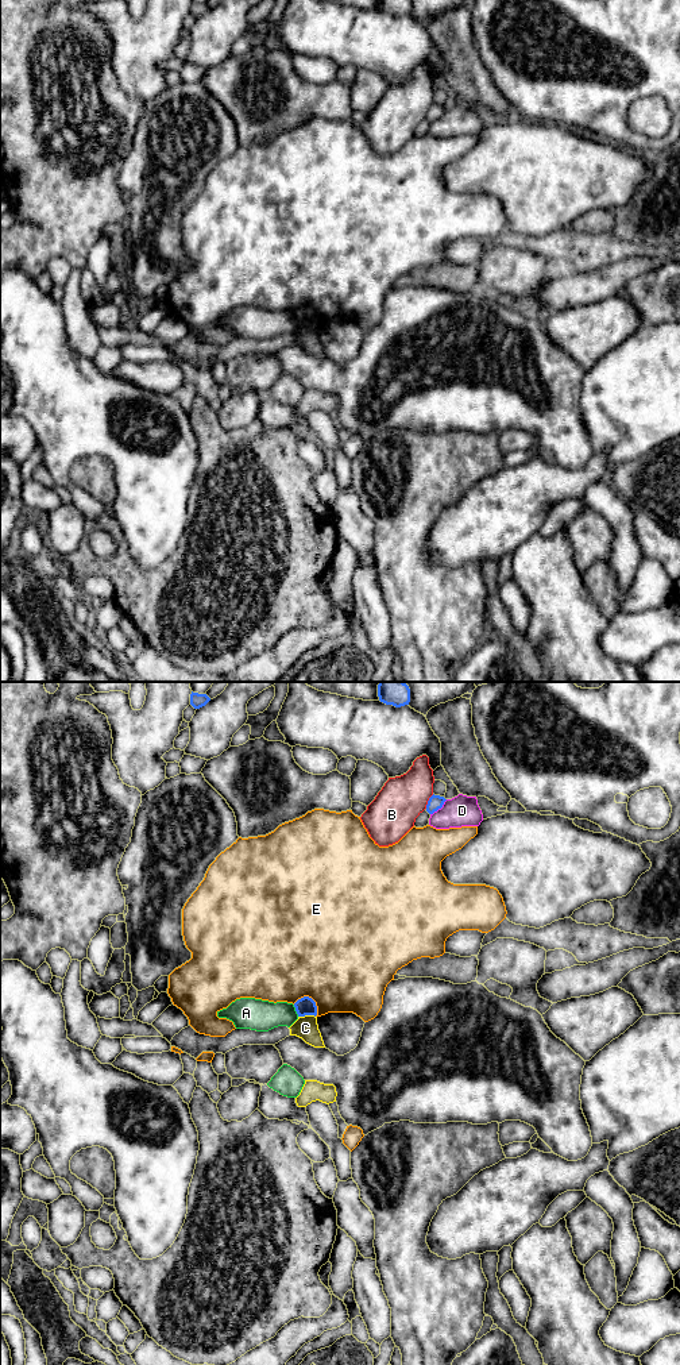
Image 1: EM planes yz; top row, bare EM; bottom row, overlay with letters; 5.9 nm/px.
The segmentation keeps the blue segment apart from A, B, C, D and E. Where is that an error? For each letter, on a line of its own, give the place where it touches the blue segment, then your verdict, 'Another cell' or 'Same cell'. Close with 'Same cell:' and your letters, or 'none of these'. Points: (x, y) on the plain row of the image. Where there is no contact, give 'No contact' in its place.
A: Touches blue at yz (296, 319). Another cell
B: Touches blue at yz (428, 110). Another cell
C: Touches blue at yz (306, 323). Another cell
D: Touches blue at yz (439, 116). Another cell
E: Touches blue at yz (310, 307). Another cell
Same cell: none of these

